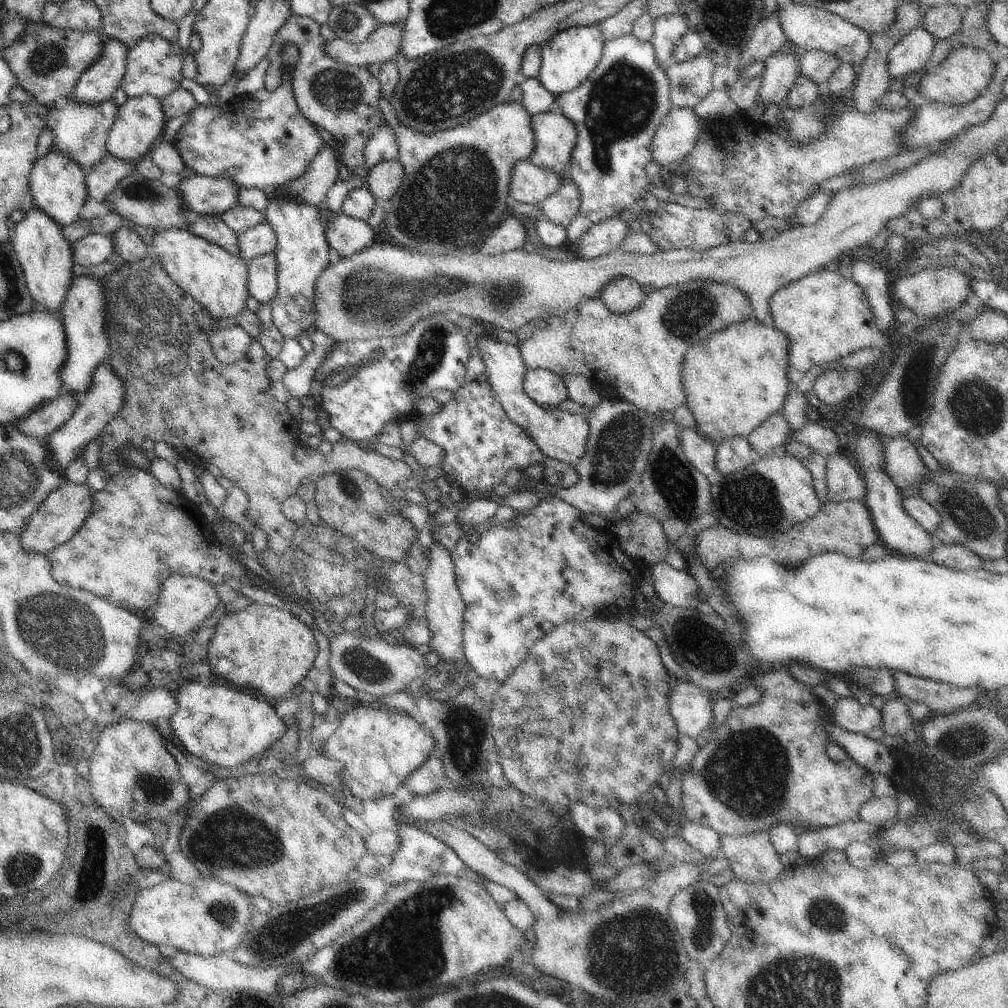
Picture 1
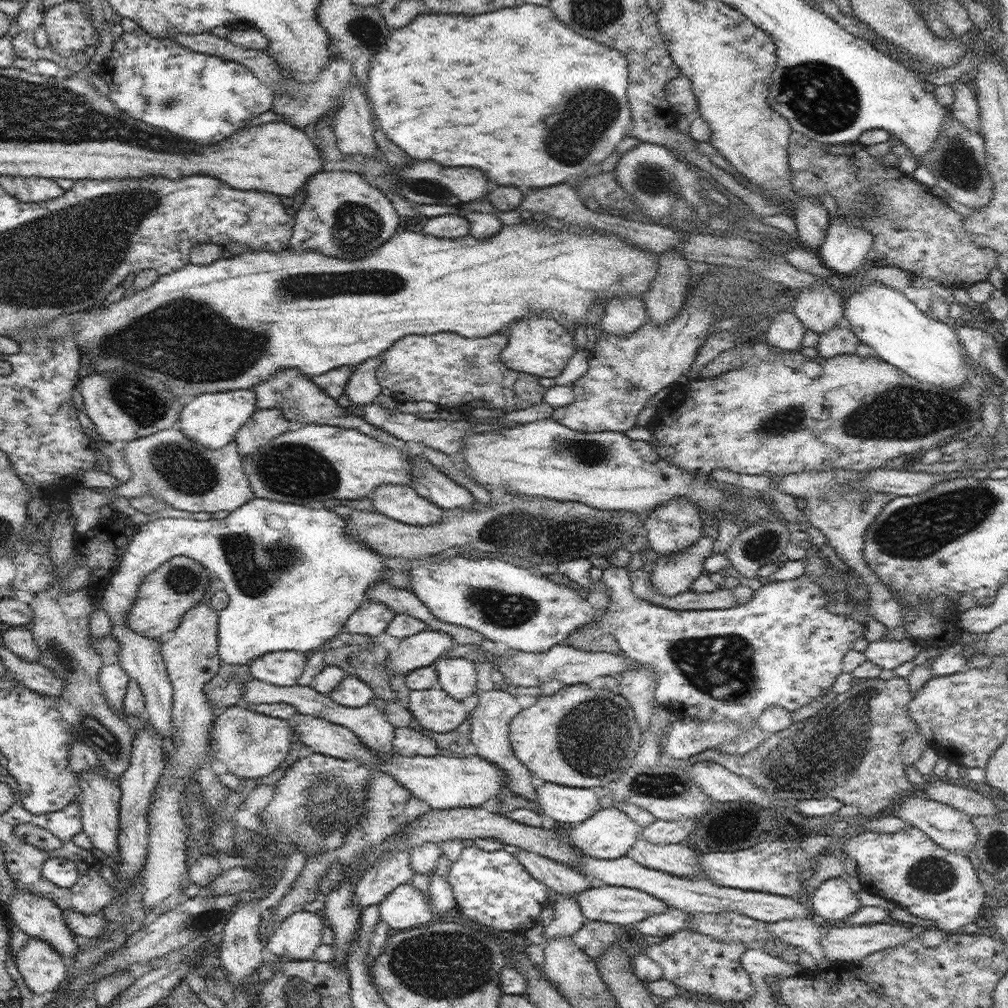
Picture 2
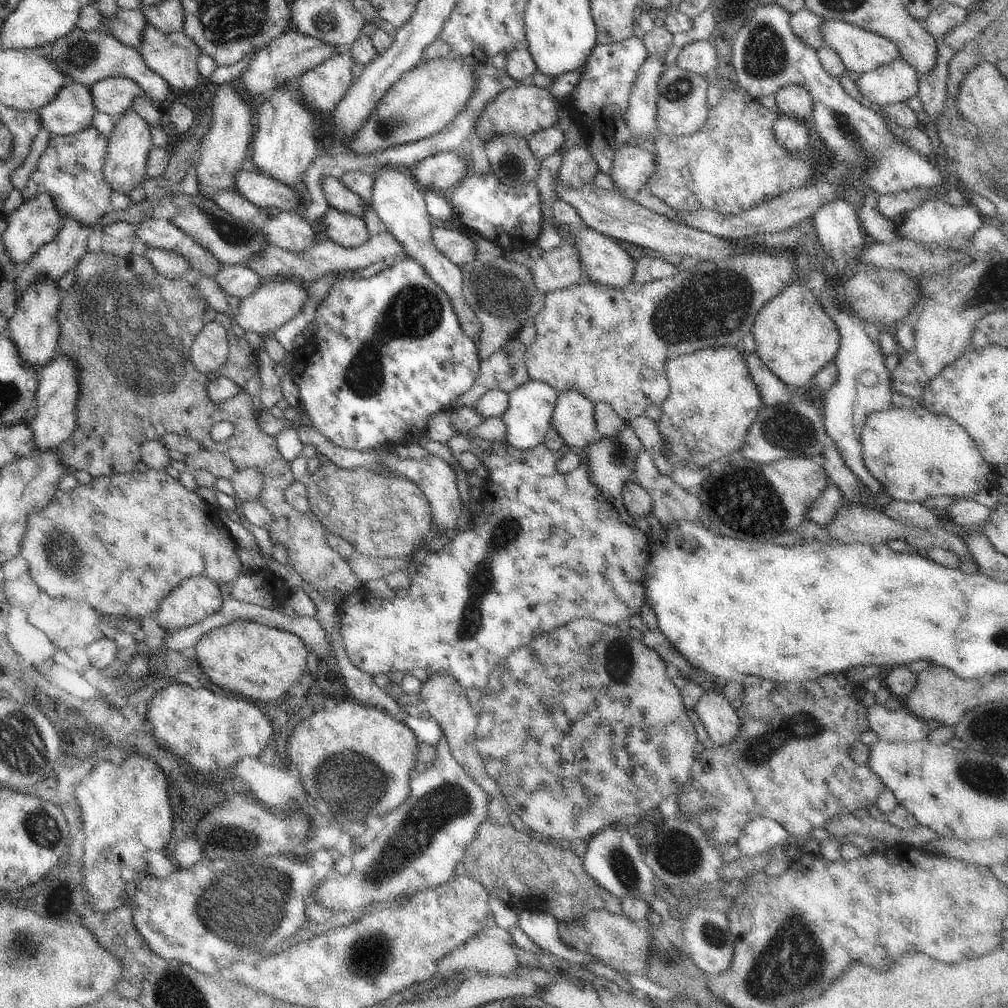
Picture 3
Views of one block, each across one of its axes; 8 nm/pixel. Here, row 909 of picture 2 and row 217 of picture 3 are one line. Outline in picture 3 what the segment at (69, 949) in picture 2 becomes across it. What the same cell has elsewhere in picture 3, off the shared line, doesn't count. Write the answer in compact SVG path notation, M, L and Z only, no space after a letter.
M38 194L36 198L28 200L28 202L24 201L18 209L5 217L5 224L1 229L2 244L4 244L8 256L12 258L12 262L30 261L38 250L56 238L61 229L62 220L50 194Z

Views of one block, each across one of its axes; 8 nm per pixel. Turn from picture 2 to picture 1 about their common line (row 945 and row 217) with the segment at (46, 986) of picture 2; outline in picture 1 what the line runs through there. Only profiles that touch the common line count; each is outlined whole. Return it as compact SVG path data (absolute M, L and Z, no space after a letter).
M33 206L26 215L26 218L15 224L11 236L26 286L35 307L50 310L52 314L61 314L61 307L76 278L72 273L75 264L72 262L71 245L62 234L62 227L46 212Z

